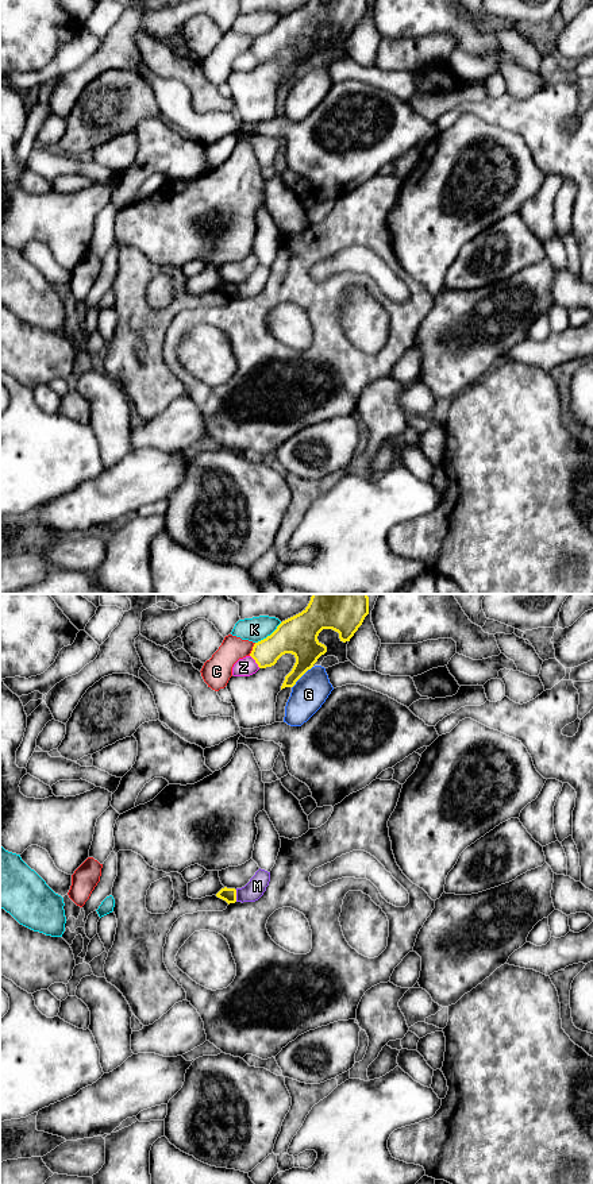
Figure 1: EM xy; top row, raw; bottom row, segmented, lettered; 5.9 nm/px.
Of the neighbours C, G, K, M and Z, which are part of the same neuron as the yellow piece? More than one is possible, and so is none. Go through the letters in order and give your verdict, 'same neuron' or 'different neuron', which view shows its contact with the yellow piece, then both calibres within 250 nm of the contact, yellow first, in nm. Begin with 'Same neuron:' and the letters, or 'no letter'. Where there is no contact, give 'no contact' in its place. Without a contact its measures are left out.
Same neuron: no letter
C: different neuron; meets yellow in xy; 200 nm thick on the yellow side, 170 nm on the other
G: different neuron; meets yellow in xy; 220 nm thick on the yellow side, 200 nm on the other
K: different neuron; meets yellow in xy; 220 nm thick on the yellow side, 150 nm on the other
M: different neuron; meets yellow in xy; 80 nm thick on the yellow side, 110 nm on the other
Z: different neuron; meets yellow in xy; 190 nm thick on the yellow side, 110 nm on the other

